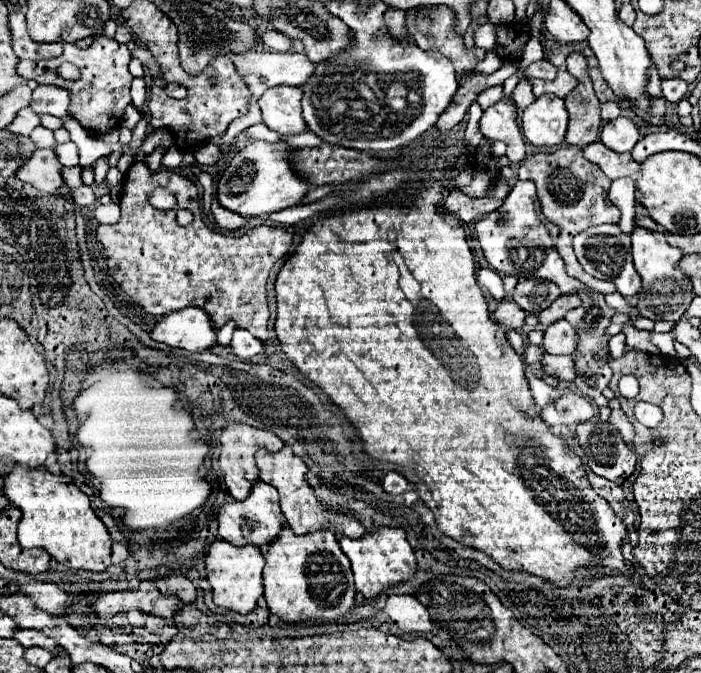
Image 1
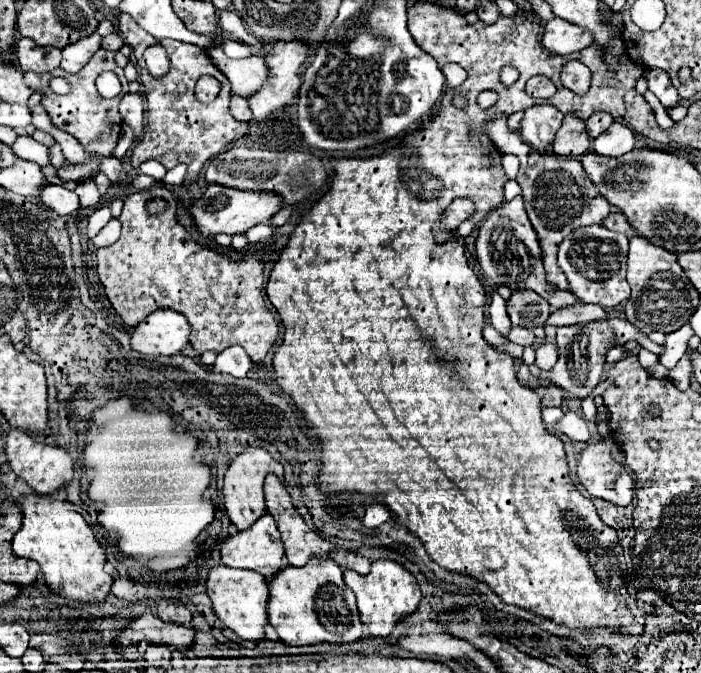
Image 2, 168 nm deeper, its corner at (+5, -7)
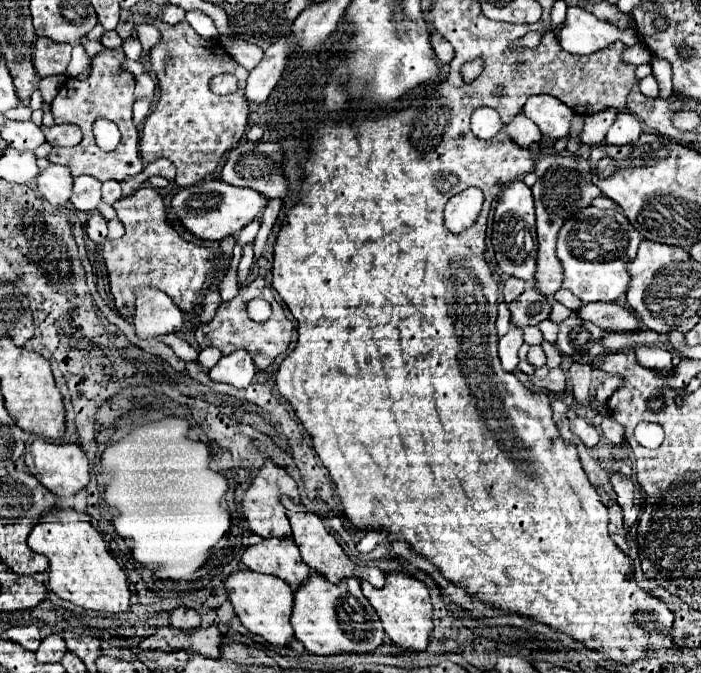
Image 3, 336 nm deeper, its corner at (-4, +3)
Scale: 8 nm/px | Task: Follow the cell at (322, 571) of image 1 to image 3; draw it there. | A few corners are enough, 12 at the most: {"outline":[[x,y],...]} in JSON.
{"outline":[[313,572],[291,626],[311,654],[373,652],[381,620],[357,578]]}

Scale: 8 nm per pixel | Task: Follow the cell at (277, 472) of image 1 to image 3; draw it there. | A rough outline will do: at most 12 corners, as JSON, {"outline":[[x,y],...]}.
{"outline":[[283,496],[303,562],[331,582],[355,576],[383,586],[375,566],[355,566],[315,514]]}

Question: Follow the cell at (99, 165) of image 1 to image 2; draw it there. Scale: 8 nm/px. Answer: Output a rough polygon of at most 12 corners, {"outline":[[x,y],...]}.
{"outline":[[84,180],[74,190],[80,208],[96,208],[100,194],[94,180]]}

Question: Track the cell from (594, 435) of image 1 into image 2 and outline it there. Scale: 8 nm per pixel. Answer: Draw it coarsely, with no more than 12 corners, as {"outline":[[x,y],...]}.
{"outline":[[612,438],[586,444],[578,478],[590,496],[616,506],[634,480],[610,456]]}

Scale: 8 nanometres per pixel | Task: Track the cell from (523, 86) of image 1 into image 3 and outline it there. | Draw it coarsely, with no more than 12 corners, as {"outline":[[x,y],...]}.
{"outline":[[519,112],[507,134],[519,146],[541,142],[539,128]]}

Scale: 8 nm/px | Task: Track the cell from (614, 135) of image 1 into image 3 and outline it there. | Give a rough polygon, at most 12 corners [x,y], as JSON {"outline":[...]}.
{"outline":[[619,112],[605,142],[623,146],[637,142],[641,122],[631,112]]}

